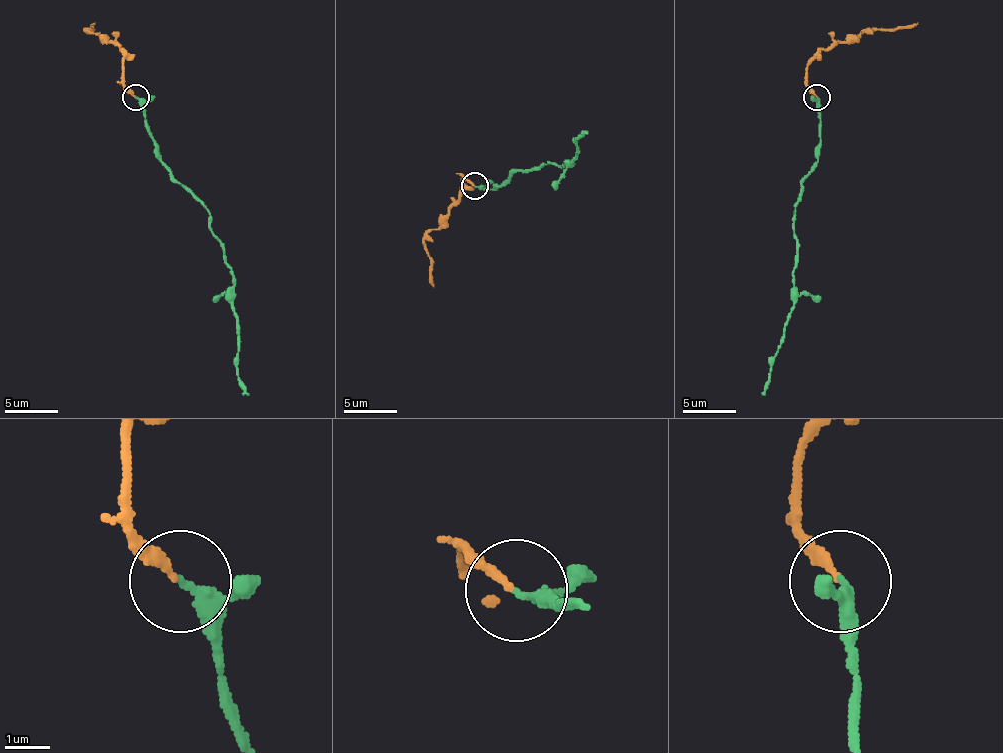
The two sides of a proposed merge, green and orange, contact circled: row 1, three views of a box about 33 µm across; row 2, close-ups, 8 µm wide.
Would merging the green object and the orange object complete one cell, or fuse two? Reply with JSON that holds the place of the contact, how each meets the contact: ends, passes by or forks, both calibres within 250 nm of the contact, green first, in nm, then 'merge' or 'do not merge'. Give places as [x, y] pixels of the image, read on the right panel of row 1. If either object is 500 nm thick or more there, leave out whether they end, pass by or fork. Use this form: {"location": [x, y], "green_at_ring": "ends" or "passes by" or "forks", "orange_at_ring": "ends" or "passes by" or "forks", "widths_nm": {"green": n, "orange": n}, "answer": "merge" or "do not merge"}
{"location": [816, 97], "green_at_ring": "passes by", "orange_at_ring": "ends", "widths_nm": {"green": 200, "orange": 200}, "answer": "merge"}

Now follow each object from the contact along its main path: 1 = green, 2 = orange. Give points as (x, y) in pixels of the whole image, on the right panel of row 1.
1: (817, 96), (817, 165), (801, 181), (801, 200), (793, 210), (793, 309), (761, 394)
2: (817, 96), (806, 83), (806, 64), (822, 48), (849, 43), (859, 32), (913, 27), (918, 22)

